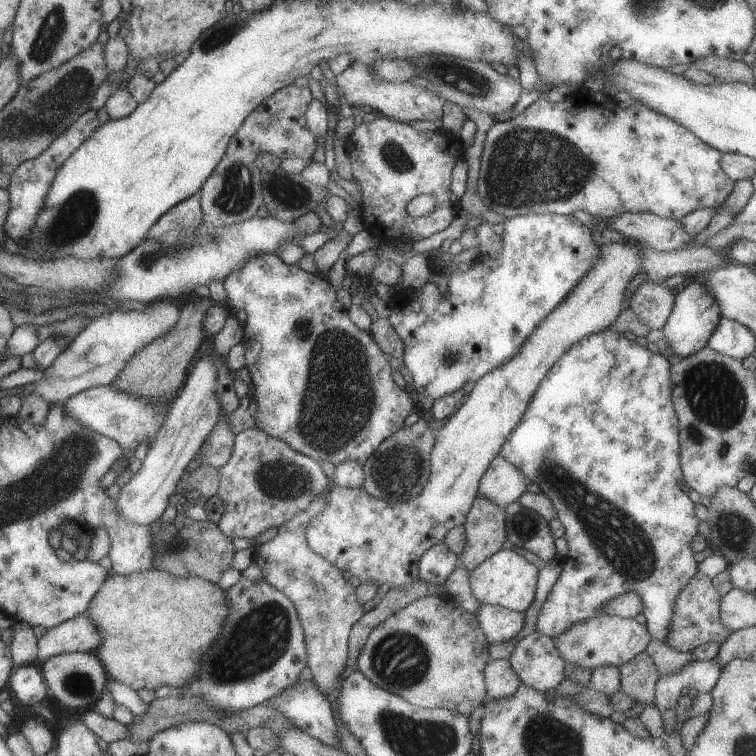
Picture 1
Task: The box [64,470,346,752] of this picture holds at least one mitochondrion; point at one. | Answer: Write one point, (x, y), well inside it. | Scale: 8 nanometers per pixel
(260, 638)

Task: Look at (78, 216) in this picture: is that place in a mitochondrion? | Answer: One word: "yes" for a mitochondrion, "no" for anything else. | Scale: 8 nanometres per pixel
yes

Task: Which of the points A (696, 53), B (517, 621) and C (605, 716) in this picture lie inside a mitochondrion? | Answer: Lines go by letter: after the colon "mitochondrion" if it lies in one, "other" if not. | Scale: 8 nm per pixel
A: other
B: other
C: other

